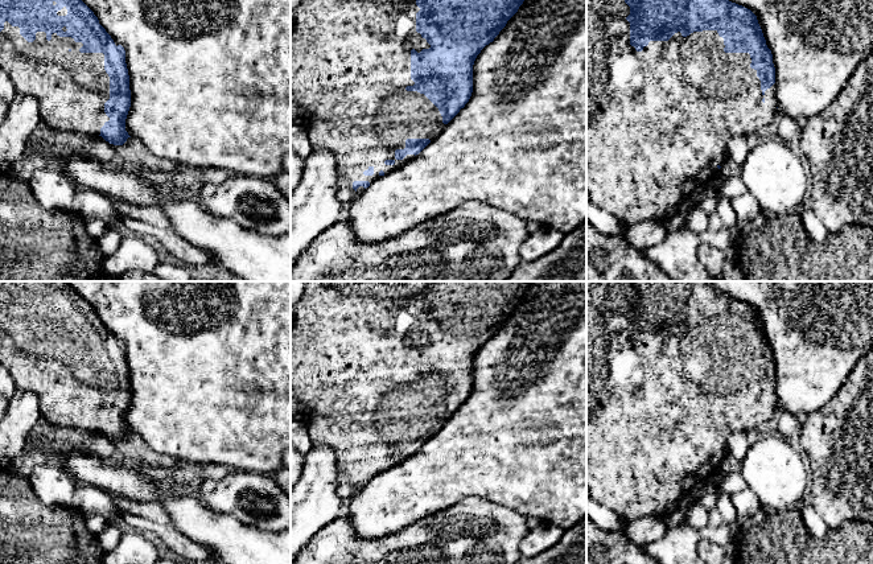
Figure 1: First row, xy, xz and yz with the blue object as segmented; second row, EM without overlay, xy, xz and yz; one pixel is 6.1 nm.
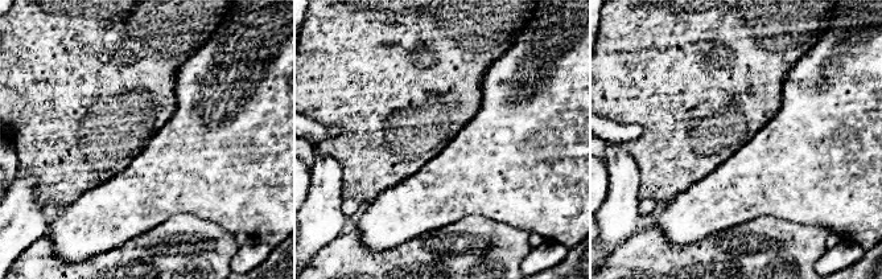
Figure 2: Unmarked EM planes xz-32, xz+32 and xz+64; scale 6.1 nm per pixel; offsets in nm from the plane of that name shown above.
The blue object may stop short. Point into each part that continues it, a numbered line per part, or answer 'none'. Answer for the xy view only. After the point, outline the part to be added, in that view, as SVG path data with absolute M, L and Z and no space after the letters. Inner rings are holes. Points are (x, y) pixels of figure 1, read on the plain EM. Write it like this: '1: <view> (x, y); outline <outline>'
1: xy (71, 383); outline M5 317L0 328L0 365L11 374L16 390L37 395L41 416L49 425L99 432L100 424L110 416L104 408L104 399L110 395L110 372L104 366L104 350L81 349L82 342L82 338L57 329L48 337L45 328L37 328L36 335L28 338L18 322Z

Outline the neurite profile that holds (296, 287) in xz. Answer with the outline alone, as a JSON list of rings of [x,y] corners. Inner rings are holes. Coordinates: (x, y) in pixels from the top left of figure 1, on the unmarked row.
[[[291,281],[291,306],[301,297],[306,281]]]

